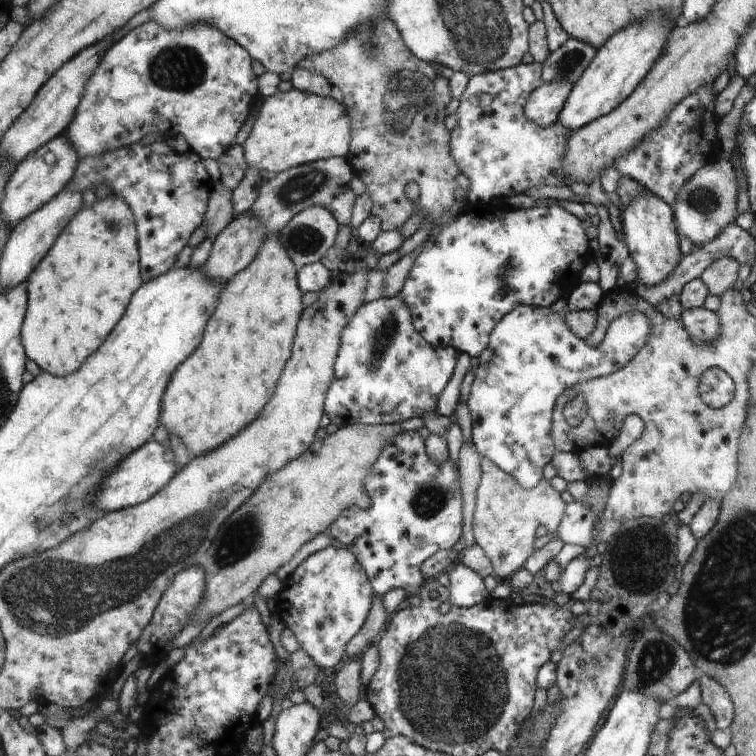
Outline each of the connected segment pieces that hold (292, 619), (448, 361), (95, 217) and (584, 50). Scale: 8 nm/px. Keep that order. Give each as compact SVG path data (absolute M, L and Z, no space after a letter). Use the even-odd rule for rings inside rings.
M332 545L308 556L294 573L283 582L282 589L275 595L276 616L294 635L300 649L304 650L319 668L336 668L345 657L345 650L368 621L372 609L374 590L357 560L357 556L347 549L334 548Z
M400 293L365 303L341 334L336 372L325 395L326 416L339 427L425 417L429 409L437 407L439 395L452 379L459 353L452 347L425 343L414 329L409 306Z
M112 193L106 198L100 198L91 207L84 206L84 212L74 218L74 222L66 228L62 238L58 240L58 246L50 250L50 258L38 266L33 277L29 279L29 314L23 327L22 340L29 359L35 361L39 367L48 373L66 377L78 373L82 366L89 361L100 346L106 343L110 334L114 333L122 318L126 317L132 296L138 293L145 285L141 264L141 235L139 234L139 223L134 208L126 196ZM78 276L78 292L80 298L80 314L76 318L66 318L60 308L60 294L66 280Z
M569 36L564 45L549 54L543 64L544 82L570 82L574 85L593 63L597 48Z

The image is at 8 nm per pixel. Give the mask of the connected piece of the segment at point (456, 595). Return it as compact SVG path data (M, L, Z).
M459 563L449 574L449 577L449 602L445 602L440 606L441 614L448 614L452 606L470 608L482 604L489 597L483 579L470 570L468 566Z

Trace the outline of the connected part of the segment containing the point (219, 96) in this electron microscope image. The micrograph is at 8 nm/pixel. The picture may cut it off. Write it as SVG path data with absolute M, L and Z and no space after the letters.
M146 22L140 27L132 30L127 36L116 42L109 53L106 54L102 65L98 68L97 74L94 74L89 86L86 86L85 98L82 98L82 103L77 111L77 118L74 118L70 129L66 132L66 136L70 138L72 146L78 150L80 154L80 162L84 162L86 158L94 158L94 156L104 156L108 152L120 150L126 147L132 147L138 142L147 142L150 137L177 137L183 136L188 144L190 150L195 154L200 154L201 158L219 160L220 156L232 147L232 142L238 134L238 130L242 128L246 116L250 111L250 96L254 98L258 92L258 78L252 72L252 56L240 44L236 43L234 39L225 36L218 28L204 24L194 24L194 26L186 25L178 30L164 30L164 26L160 26L158 22Z

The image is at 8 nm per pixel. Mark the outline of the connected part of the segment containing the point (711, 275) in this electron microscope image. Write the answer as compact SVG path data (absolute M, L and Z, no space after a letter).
M714 258L714 262L702 272L701 282L705 283L710 295L720 297L728 288L734 286L734 282L738 280L738 270L740 270L740 264L736 259Z

